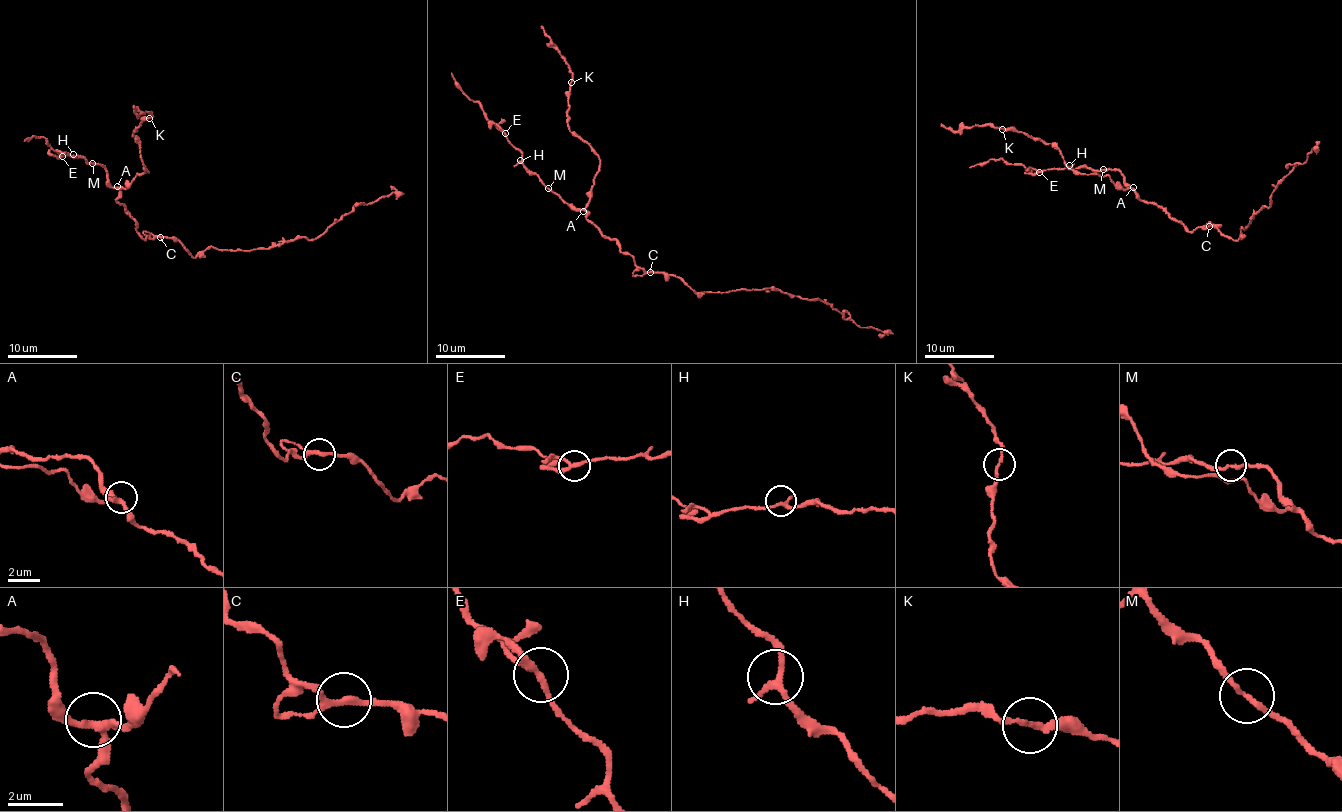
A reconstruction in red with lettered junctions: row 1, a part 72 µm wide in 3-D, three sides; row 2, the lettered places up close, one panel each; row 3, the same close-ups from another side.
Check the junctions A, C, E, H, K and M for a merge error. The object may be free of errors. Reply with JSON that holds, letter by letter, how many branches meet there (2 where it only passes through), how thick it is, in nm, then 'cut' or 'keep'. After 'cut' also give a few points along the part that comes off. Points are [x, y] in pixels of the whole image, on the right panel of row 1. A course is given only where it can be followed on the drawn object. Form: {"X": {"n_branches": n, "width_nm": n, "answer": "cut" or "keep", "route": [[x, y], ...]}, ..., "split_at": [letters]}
{"A": {"n_branches": 3, "width_nm": 240, "answer": "keep"}, "C": {"n_branches": 3, "width_nm": 200, "answer": "keep"}, "E": {"n_branches": 3, "width_nm": 200, "answer": "keep"}, "H": {"n_branches": 3, "width_nm": 190, "answer": "keep"}, "K": {"n_branches": 2, "width_nm": 190, "answer": "keep"}, "M": {"n_branches": 2, "width_nm": 190, "answer": "keep"}, "split_at": []}

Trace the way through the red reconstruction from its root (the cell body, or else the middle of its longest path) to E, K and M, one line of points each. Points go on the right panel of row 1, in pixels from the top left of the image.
E: (1194, 229), (1189, 231), (1160, 207), (1140, 199), (1118, 171), (1092, 171), (1086, 166), (1039, 172)
K: (1194, 229), (1130, 188), (1116, 186), (1107, 175), (1079, 174), (1049, 144), (1002, 128)
M: (1194, 229), (1189, 231), (1160, 207), (1140, 199), (1118, 171), (1102, 169)

